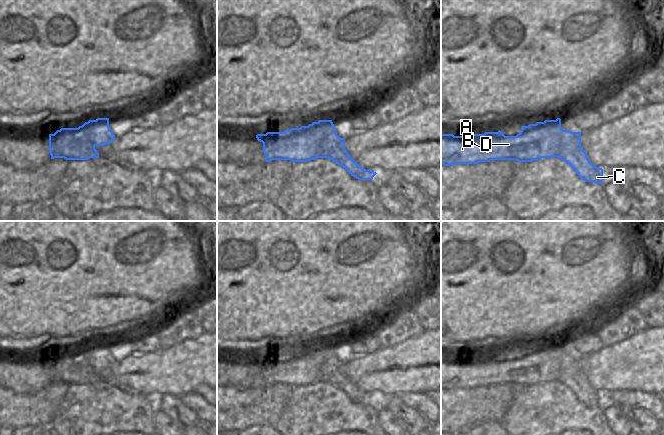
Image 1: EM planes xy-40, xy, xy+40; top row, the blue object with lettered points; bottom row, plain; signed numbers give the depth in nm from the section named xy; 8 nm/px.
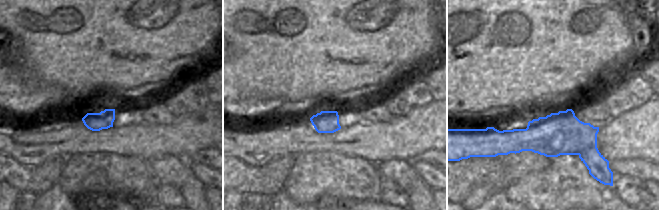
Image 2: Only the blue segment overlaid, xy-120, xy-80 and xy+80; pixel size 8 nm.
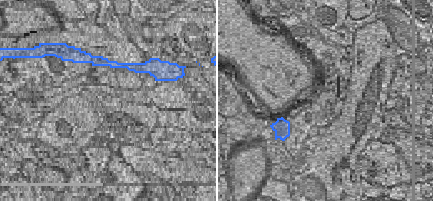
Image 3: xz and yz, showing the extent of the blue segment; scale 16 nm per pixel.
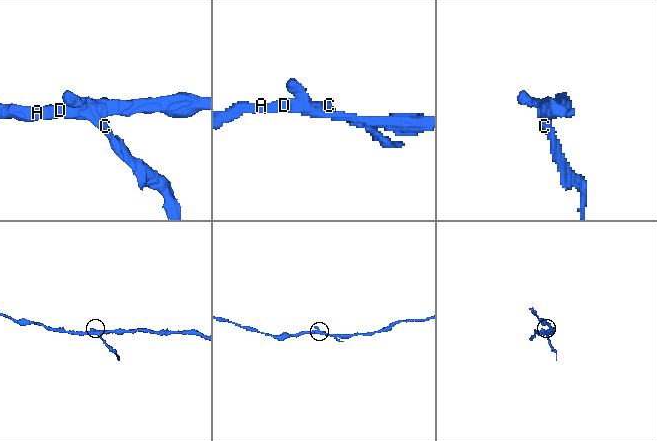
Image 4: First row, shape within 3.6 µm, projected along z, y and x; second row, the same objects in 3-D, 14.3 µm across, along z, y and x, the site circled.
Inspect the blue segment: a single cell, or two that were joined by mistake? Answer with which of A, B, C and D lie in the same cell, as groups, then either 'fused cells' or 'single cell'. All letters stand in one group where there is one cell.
A B D / C | fused cells

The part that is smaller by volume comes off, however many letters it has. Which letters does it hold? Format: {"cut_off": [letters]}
{"cut_off": ["C"]}

